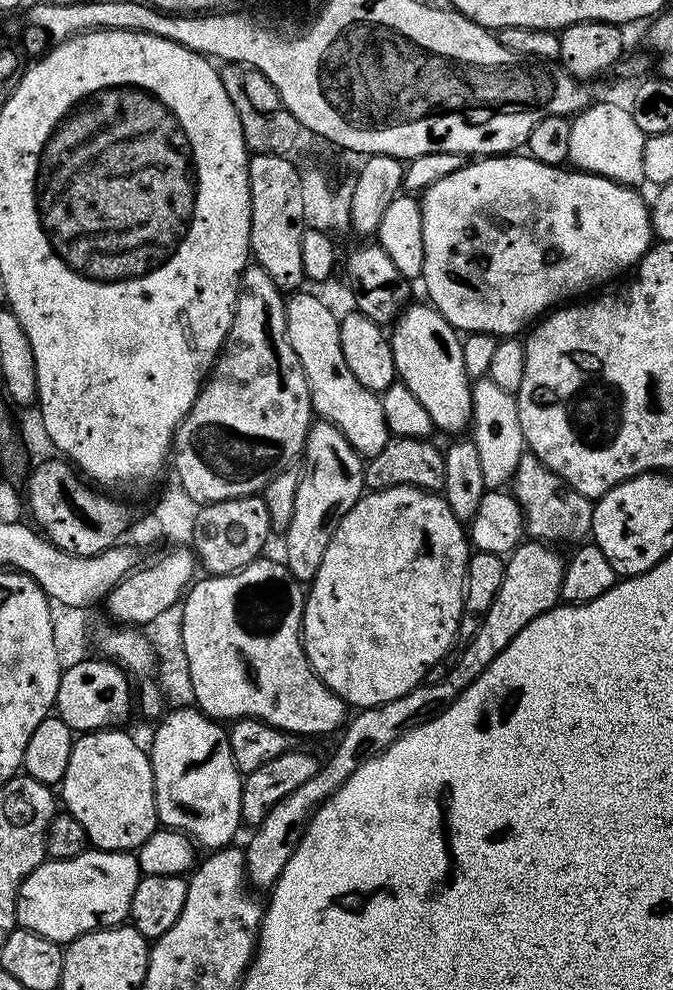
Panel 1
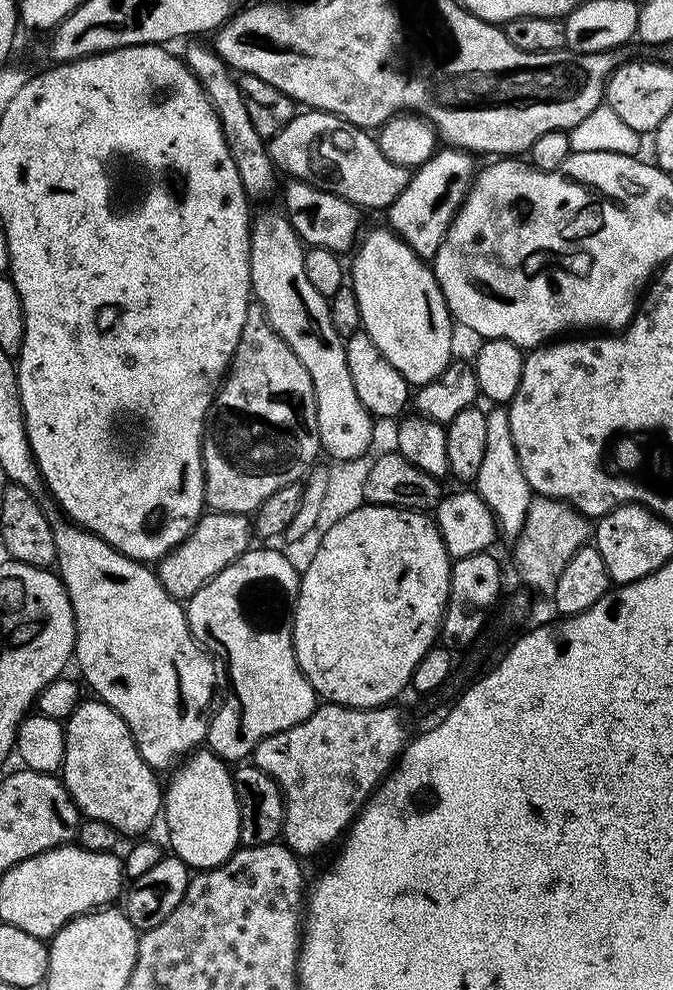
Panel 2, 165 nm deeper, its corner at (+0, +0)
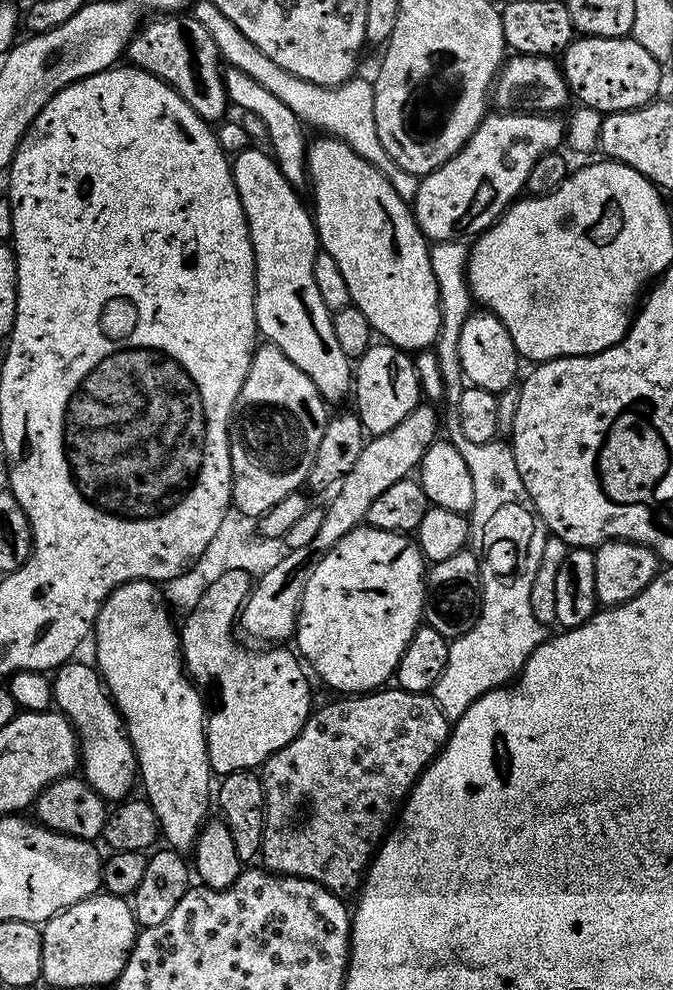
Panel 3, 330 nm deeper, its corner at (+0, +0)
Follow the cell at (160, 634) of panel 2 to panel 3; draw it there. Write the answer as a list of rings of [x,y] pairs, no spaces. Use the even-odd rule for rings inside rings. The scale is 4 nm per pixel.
[[[131,580],[115,588],[100,608],[94,625],[94,667],[104,681],[113,704],[124,718],[128,740],[136,755],[138,776],[142,784],[144,780],[143,795],[158,818],[163,843],[181,854],[188,854],[209,815],[208,800],[210,804],[214,792],[214,773],[208,761],[206,700],[185,669],[184,653],[180,651],[180,634],[177,625],[172,625],[172,616],[168,612],[172,613],[166,603],[165,593],[153,581]]]

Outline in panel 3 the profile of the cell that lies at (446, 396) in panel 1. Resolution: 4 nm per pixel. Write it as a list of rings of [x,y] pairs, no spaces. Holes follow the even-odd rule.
[[[350,159],[328,160],[318,168],[318,204],[321,209],[324,207],[322,251],[338,262],[346,286],[350,286],[352,303],[366,314],[366,322],[370,322],[377,337],[409,354],[431,349],[440,337],[440,299],[438,282],[430,266],[430,246],[414,226],[401,193],[395,192],[368,164]]]

